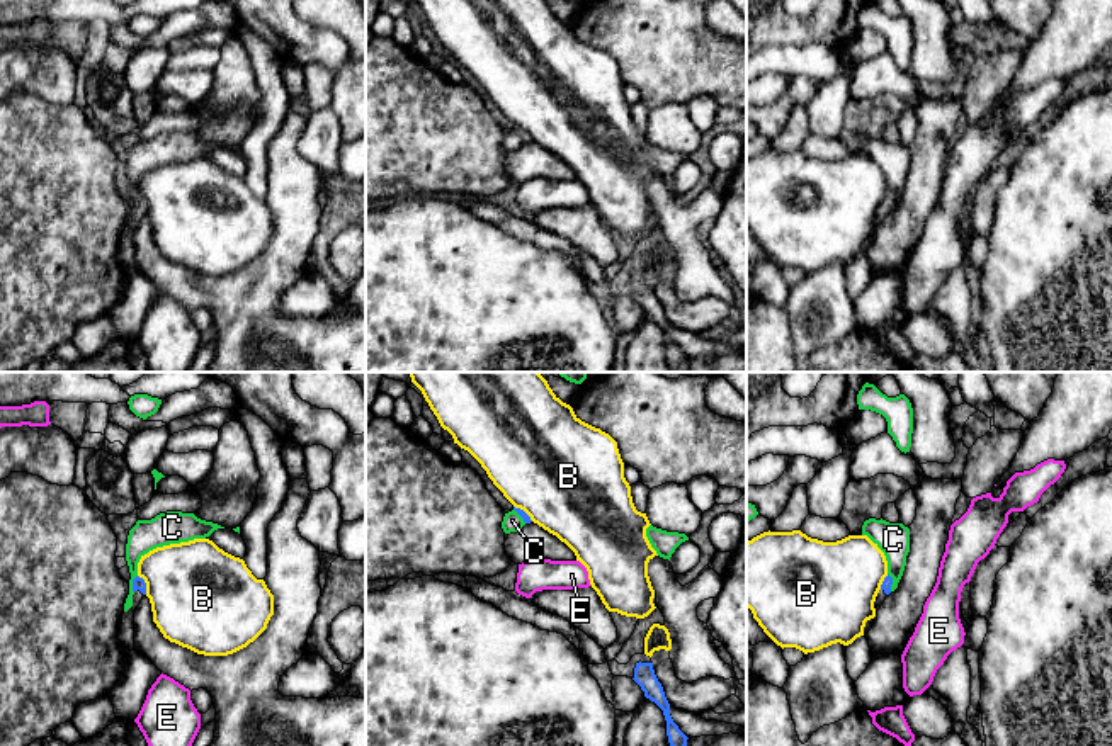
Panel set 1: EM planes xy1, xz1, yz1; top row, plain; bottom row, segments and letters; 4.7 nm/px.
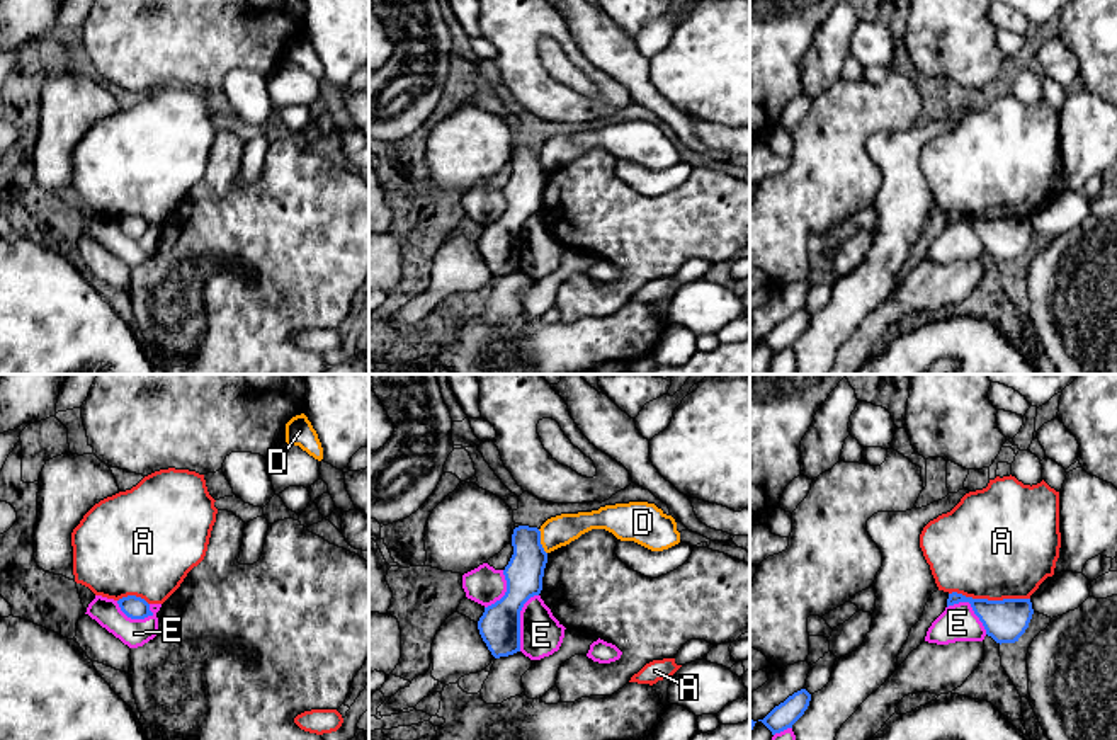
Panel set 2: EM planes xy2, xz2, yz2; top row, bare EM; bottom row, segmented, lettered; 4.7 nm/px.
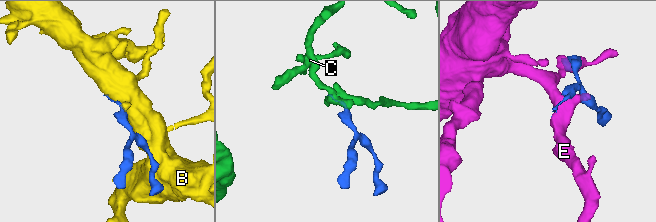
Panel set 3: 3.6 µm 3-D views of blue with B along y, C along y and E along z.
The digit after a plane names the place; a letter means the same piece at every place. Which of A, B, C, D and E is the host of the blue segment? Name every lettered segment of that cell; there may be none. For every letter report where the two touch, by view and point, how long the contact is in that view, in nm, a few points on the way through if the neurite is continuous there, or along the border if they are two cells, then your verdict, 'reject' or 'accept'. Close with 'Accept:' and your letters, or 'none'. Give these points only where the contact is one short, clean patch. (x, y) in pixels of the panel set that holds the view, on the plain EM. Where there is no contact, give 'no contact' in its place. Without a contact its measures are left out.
A: yz2 (990, 220) | 380 nm | reject
B: xy1 (145, 204) | 100 nm | along xy1 (138, 194), (145, 203), (147, 213) | reject
C: xy1 (133, 203) | 90 nm | along xy1 (136, 194), (133, 211) | reject
D: xz2 (539, 160) | 130 nm | along xz2 (538, 148), (546, 172) | reject
E: xz2 (519, 240) | 280 nm | reject
Accept: none

